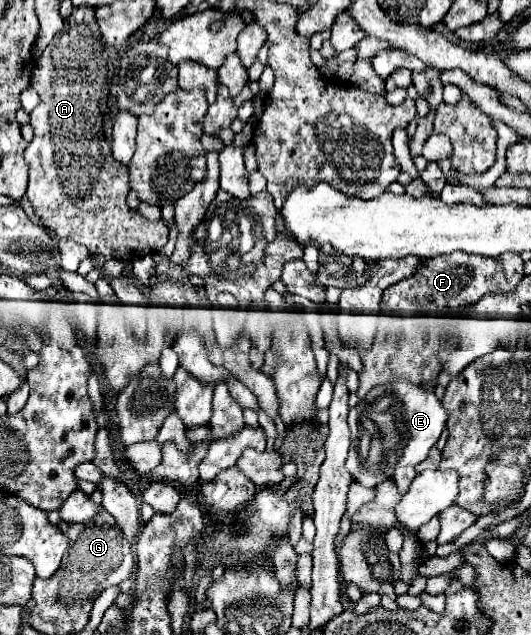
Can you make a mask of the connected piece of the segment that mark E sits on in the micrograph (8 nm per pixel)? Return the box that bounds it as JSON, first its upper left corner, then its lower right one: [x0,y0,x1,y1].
[347,381,448,487]

